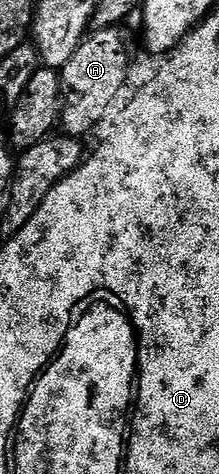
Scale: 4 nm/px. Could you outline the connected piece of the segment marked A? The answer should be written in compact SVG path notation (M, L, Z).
M121 27L91 31L76 54L68 58L68 62L61 68L64 103L60 124L65 135L86 138L117 102L130 76L130 48L126 45L126 36L122 31Z

